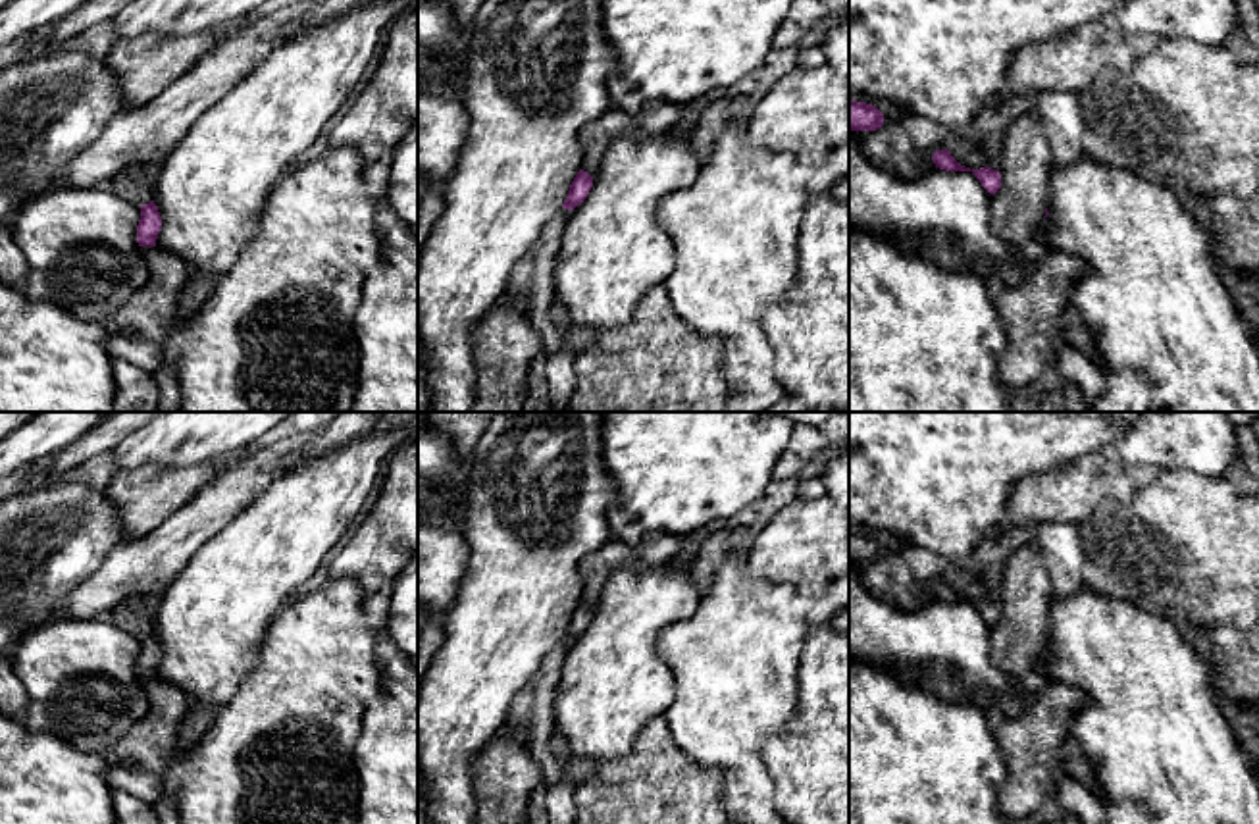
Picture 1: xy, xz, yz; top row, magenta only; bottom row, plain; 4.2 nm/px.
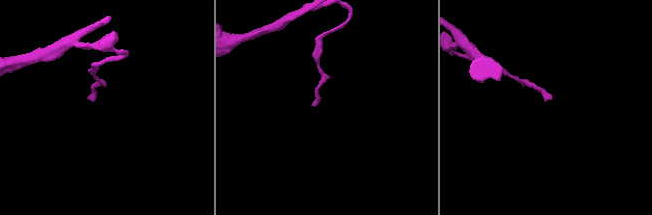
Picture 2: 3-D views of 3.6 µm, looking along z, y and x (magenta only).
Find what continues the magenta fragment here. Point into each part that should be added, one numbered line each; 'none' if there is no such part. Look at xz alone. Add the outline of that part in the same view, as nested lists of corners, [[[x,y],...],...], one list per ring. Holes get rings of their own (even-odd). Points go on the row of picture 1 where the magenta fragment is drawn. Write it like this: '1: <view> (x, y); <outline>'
none

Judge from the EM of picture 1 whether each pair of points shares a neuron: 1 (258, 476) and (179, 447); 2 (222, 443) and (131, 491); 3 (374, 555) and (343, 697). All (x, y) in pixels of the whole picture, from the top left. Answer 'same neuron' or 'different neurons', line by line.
1: different neurons
2: different neurons
3: different neurons

